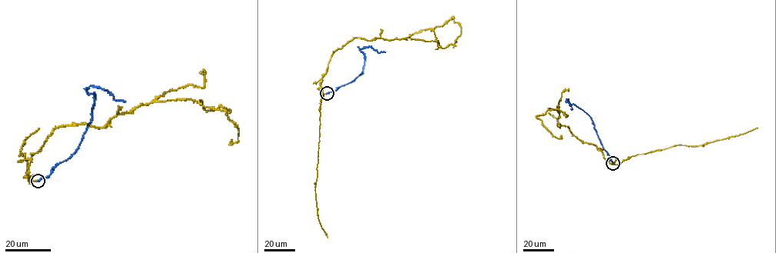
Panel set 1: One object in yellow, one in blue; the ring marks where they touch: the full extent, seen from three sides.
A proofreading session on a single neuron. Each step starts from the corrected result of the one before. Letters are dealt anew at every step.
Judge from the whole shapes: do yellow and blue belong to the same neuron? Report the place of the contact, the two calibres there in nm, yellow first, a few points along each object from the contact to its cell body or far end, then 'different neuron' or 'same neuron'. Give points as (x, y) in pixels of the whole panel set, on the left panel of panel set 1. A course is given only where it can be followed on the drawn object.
(38, 181) | 440/400 nm | yellow via (38, 181), (28, 175), (31, 157), (55, 128), (103, 127), (156, 101), (223, 109), (239, 130), (232, 139) | blue via (38, 181), (80, 142), (94, 101), (90, 86), (125, 101) | different neuron

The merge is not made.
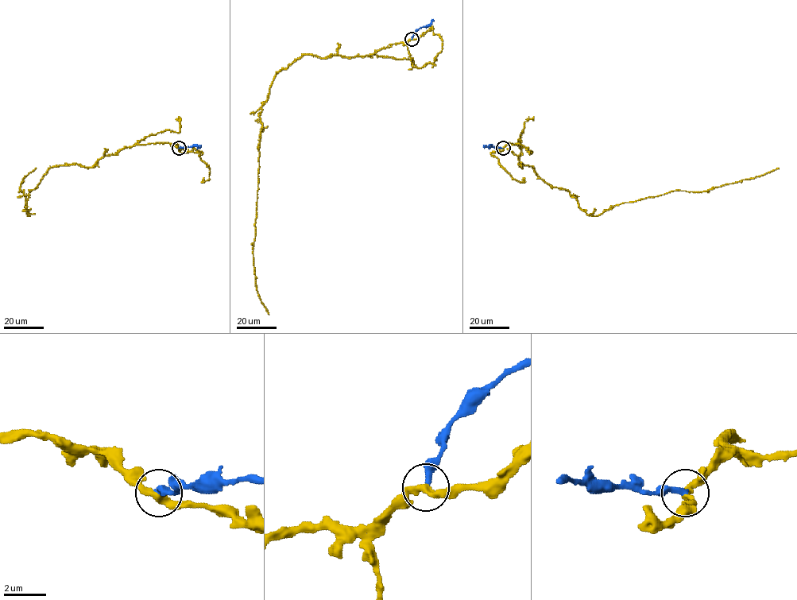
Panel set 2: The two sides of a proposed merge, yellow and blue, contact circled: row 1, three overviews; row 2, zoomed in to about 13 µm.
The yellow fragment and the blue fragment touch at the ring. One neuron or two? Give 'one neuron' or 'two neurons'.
two neurons

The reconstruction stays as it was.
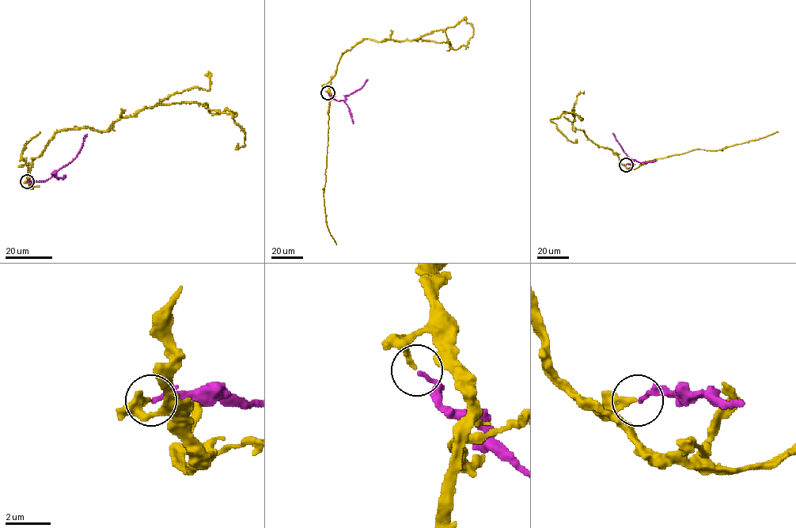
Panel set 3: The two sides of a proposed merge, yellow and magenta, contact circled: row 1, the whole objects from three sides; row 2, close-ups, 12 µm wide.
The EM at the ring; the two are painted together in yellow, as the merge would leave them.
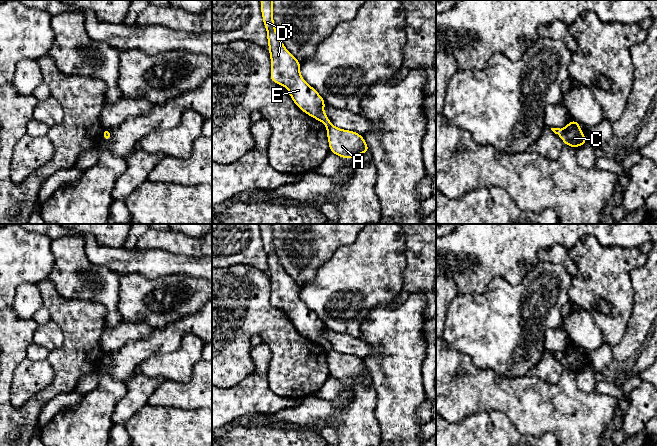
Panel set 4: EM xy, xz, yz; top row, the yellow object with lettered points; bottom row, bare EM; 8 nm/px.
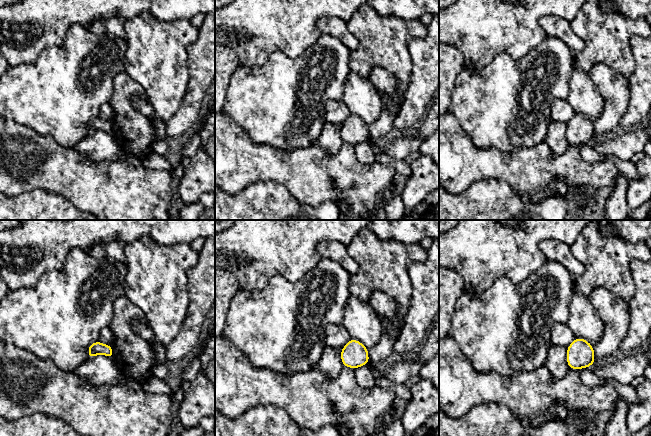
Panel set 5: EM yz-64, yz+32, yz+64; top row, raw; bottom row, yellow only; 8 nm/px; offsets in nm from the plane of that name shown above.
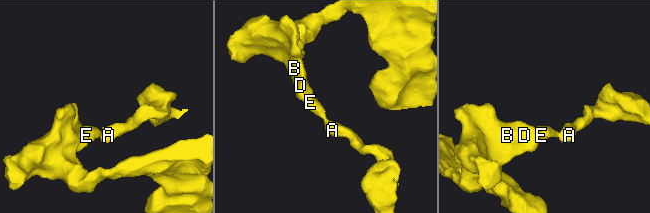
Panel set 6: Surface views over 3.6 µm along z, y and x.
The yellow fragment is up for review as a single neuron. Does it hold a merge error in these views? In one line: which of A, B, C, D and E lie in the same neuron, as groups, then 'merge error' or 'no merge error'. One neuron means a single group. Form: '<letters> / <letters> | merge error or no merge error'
A C / B D E | merge error

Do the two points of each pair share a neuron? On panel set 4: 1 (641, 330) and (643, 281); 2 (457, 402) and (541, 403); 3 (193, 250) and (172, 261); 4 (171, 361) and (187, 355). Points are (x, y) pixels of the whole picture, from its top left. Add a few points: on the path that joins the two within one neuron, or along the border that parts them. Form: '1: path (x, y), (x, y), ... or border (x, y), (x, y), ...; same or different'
1: path (641, 318), (643, 314), (643, 293); same
2: path (478, 400), (520, 400); same
3: border (161, 249), (175, 254), (201, 257); different
4: path (175, 361), (183, 359); same

